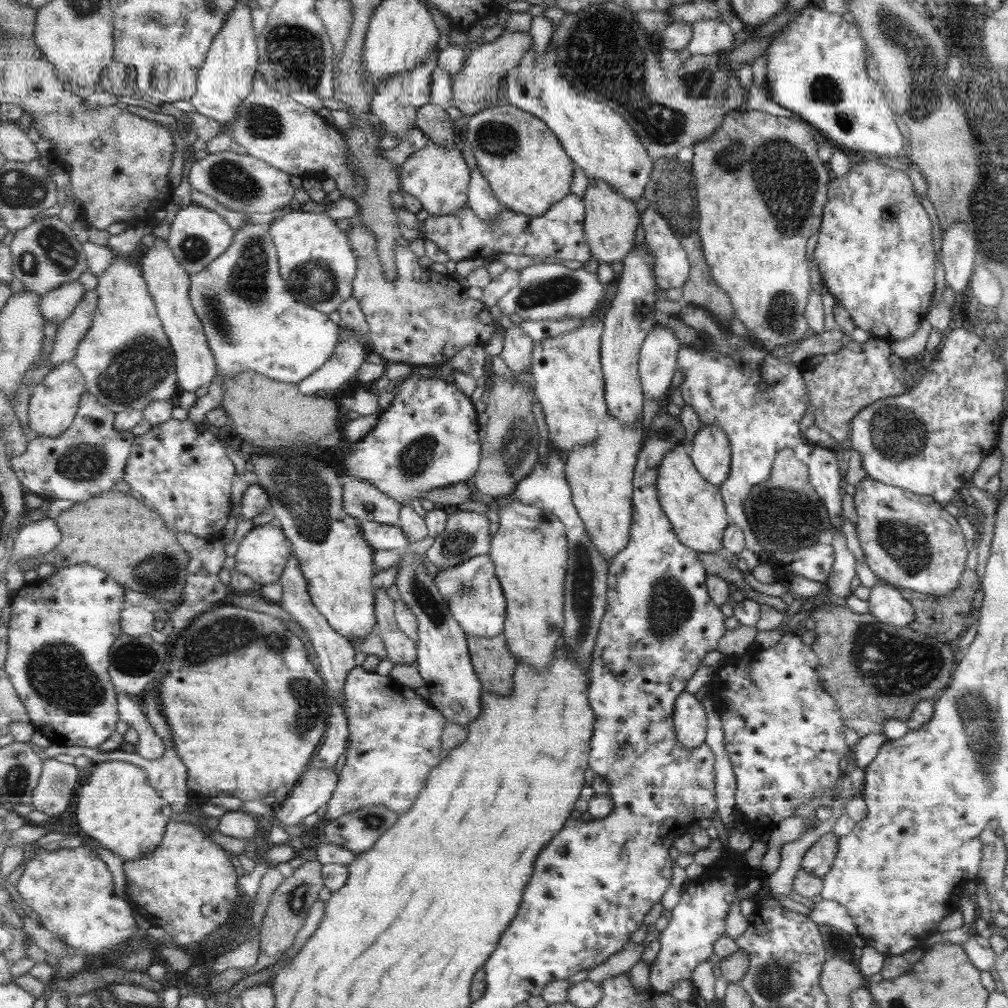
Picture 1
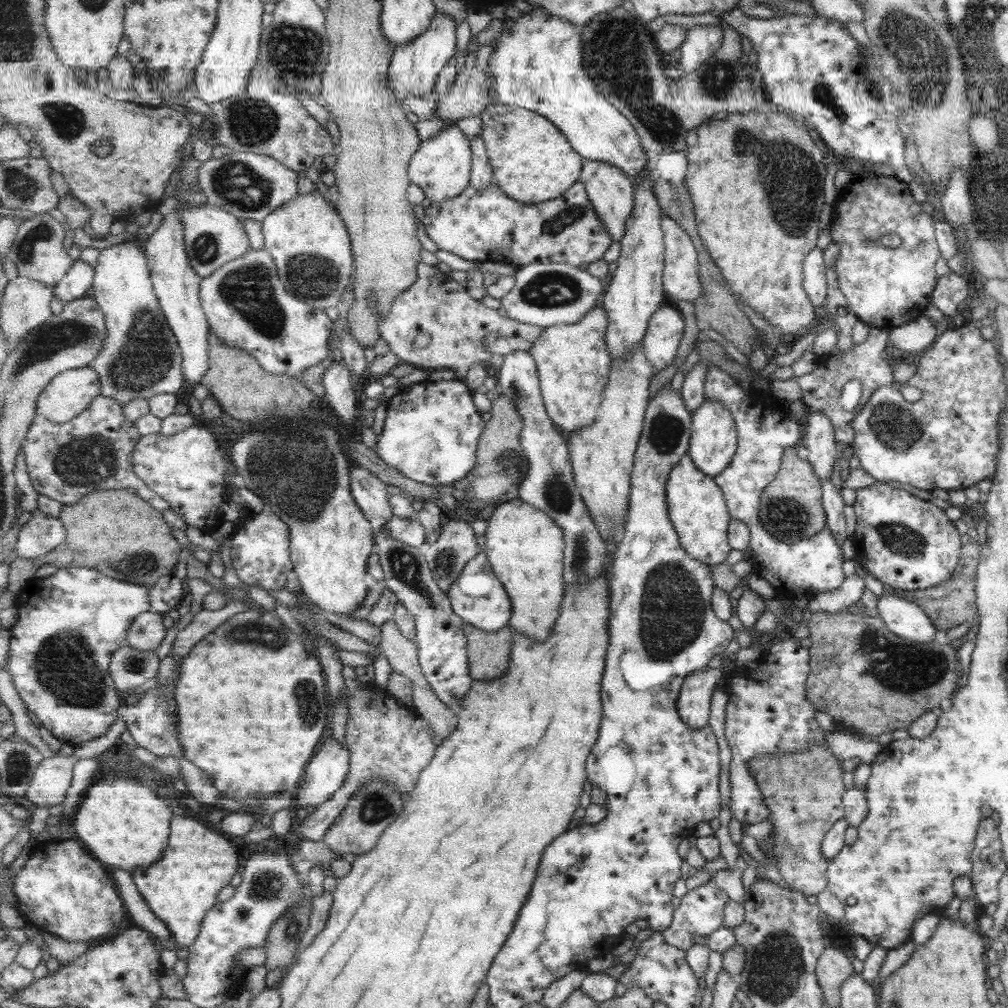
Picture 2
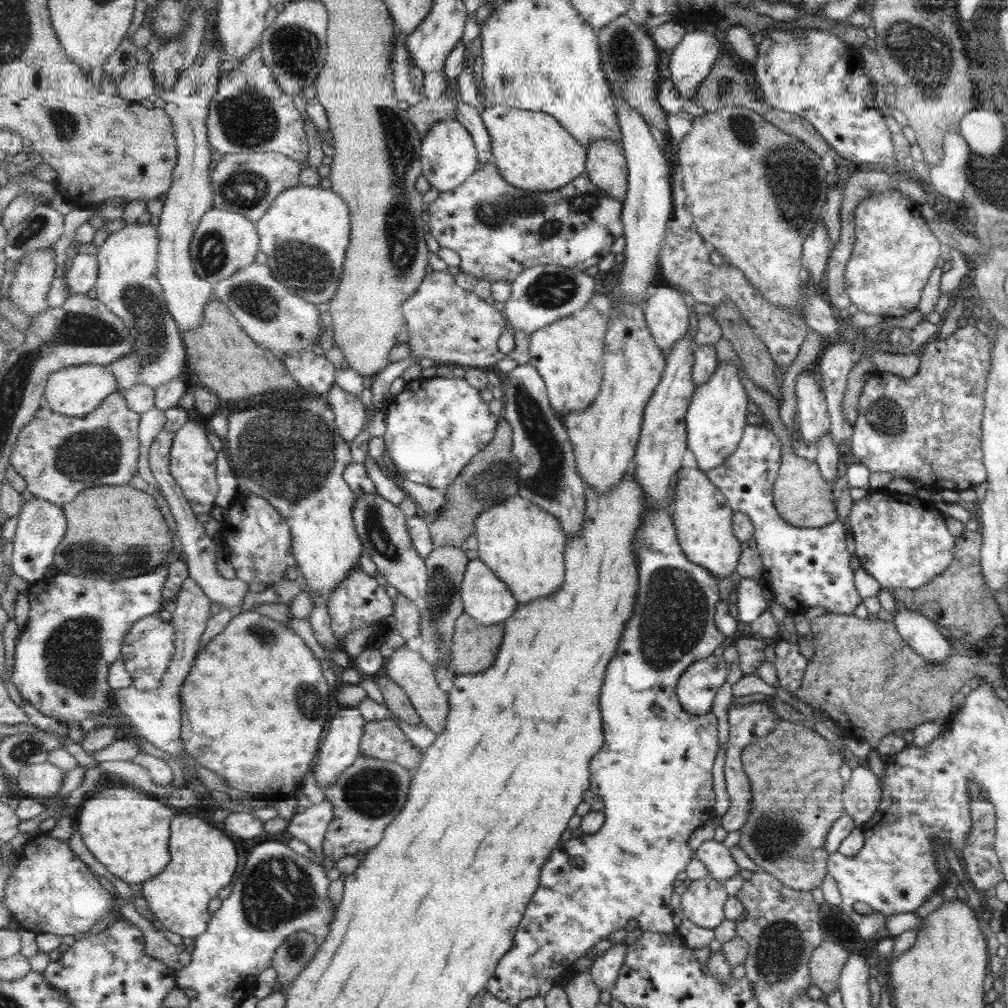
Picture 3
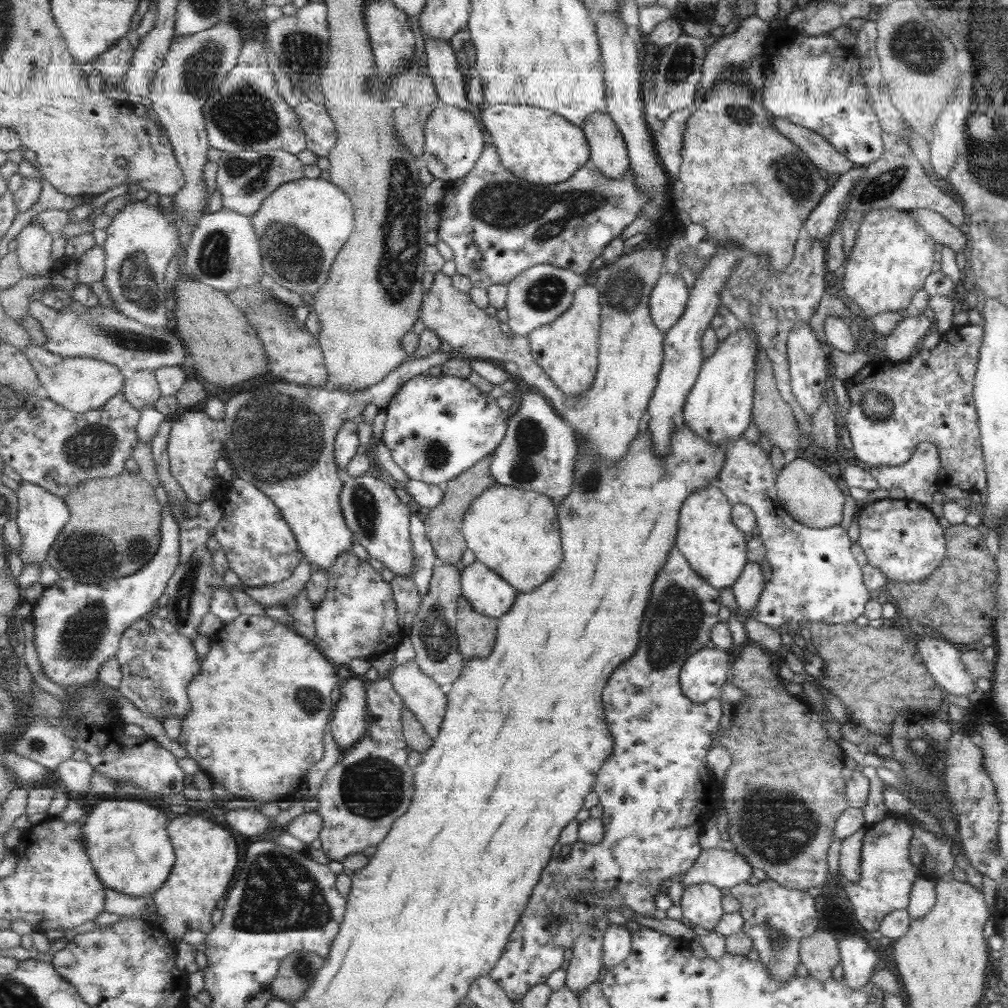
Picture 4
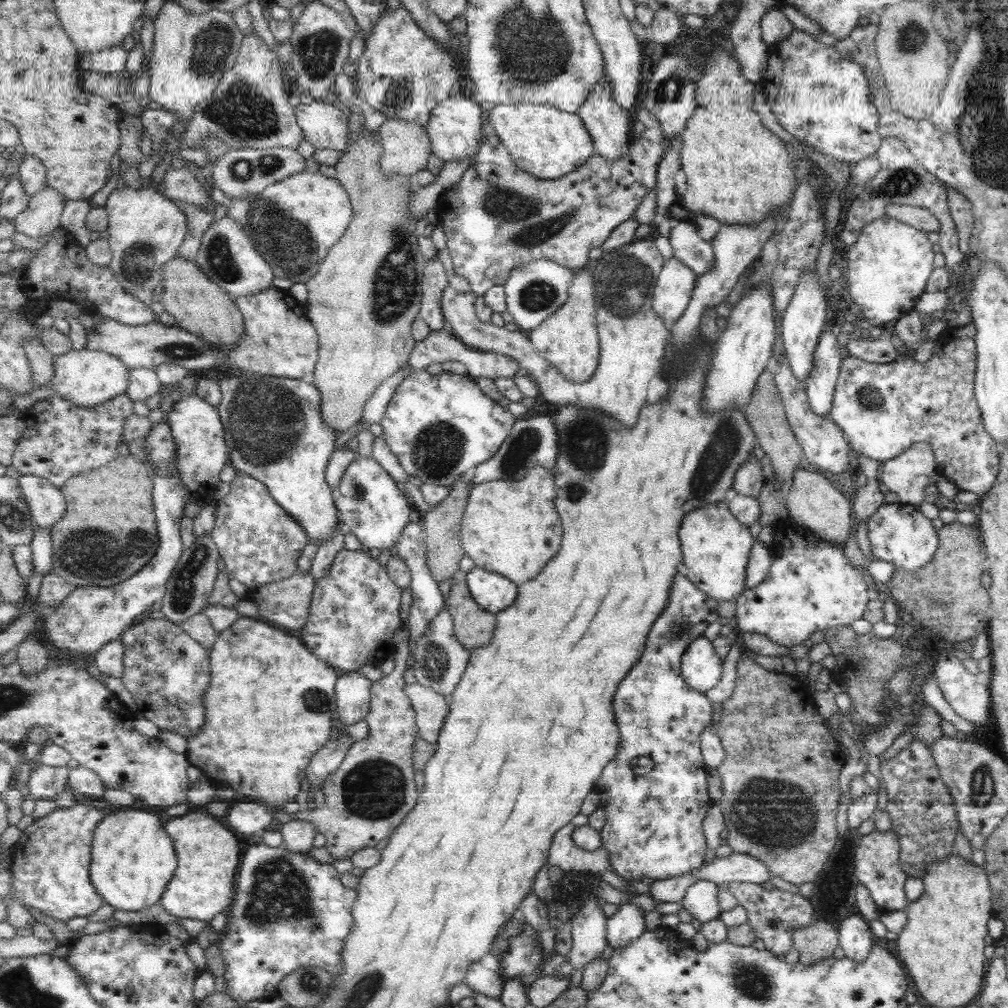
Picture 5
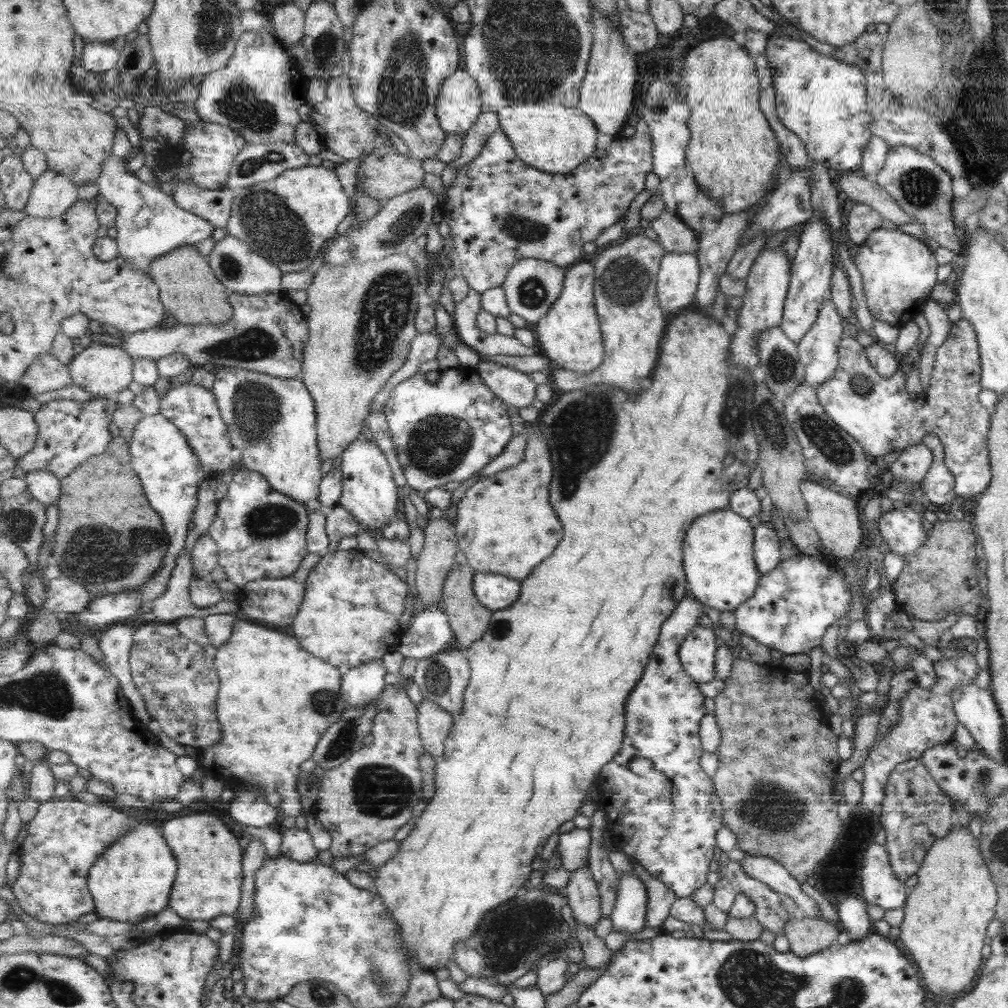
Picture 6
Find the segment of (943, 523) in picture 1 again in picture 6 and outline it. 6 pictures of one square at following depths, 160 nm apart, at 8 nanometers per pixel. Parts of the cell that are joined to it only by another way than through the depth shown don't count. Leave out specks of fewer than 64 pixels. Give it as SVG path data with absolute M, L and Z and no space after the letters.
M911 504L881 513L876 522L889 551L901 558L915 553L923 545L926 532L921 526L921 513Z

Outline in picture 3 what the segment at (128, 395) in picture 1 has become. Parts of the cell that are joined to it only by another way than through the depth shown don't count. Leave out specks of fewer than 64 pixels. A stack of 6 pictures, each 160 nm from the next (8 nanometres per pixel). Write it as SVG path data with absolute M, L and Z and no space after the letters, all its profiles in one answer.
M127 224L119 231L110 233L110 237L103 246L98 247L97 260L99 263L98 282L96 286L97 296L104 302L119 318L123 318L126 326L135 335L136 348L132 353L127 353L115 362L109 363L107 369L116 375L120 383L120 392L125 393L137 384L148 384L153 388L165 386L172 380L179 378L189 365L188 351L181 334L180 327L173 318L171 311L167 308L164 288L159 278L159 256L160 256L160 233L158 227L147 225Z

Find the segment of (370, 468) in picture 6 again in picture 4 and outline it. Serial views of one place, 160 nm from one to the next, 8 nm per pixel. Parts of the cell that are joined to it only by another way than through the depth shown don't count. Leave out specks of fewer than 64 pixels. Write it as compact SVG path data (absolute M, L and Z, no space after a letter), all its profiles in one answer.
M370 470L363 476L349 479L344 482L344 490L340 497L341 510L344 511L344 518L348 526L355 534L355 541L363 545L369 552L370 557L380 561L385 567L396 576L410 576L414 574L415 555L412 546L412 531L410 530L410 519L413 516L415 507L403 504L399 496L395 494L394 488L389 484L373 477Z

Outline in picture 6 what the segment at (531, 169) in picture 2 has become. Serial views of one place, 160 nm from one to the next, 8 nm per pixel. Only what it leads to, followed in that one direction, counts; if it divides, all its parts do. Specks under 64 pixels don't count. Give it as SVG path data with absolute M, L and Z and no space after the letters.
M525 103L504 106L497 113L500 128L512 140L520 159L539 170L551 174L568 173L583 165L598 150L599 130L593 119L580 108L553 103Z

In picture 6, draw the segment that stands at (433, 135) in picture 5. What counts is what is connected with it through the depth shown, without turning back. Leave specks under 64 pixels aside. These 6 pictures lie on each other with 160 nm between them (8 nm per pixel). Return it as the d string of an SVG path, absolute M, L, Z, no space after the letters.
M459 66L440 90L436 113L441 126L451 135L467 134L482 112L477 80Z

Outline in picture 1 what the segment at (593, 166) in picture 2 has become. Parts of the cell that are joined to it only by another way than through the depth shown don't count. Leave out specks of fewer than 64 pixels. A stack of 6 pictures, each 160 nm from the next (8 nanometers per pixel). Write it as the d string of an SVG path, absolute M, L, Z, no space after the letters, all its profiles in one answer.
M589 178L583 197L587 208L585 232L588 235L588 243L592 247L592 258L596 261L606 261L610 265L611 261L623 262L635 248L635 240L637 240L637 228L641 222L637 204L600 178Z

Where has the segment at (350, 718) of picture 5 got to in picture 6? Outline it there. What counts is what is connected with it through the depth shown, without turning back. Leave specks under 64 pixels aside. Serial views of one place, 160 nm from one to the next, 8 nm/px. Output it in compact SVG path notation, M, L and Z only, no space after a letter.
M381 658L349 669L342 675L342 696L349 706L363 706L376 700L387 686L387 668Z

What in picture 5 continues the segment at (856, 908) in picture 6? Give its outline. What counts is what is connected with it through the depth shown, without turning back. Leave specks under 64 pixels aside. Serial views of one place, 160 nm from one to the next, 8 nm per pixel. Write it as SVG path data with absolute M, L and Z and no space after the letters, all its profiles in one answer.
M848 914L835 926L838 944L844 956L857 963L865 961L871 948L871 938L874 936L867 922L859 914Z

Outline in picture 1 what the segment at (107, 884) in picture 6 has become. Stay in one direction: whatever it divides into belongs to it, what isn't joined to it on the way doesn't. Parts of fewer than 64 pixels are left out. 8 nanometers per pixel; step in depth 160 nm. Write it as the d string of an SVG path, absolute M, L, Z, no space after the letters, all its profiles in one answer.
M102 762L90 770L87 783L78 790L76 820L80 833L94 838L124 861L150 855L164 840L175 811L149 782L143 768L131 762Z

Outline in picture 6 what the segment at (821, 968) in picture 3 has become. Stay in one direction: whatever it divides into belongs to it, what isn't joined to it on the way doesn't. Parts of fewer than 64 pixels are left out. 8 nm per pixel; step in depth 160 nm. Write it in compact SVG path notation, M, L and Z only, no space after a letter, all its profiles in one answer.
M795 914L788 917L782 932L788 940L788 950L805 958L809 954L825 950L830 944L836 942L839 929L823 918Z

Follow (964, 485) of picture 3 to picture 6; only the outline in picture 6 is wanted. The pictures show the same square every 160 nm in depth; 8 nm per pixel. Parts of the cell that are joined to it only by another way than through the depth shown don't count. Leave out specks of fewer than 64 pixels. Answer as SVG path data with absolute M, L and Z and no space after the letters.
M961 318L952 323L949 334L935 350L928 385L913 400L905 391L906 374L900 369L897 369L889 378L883 378L877 374L877 371L869 364L864 346L850 338L848 333L840 339L836 355L837 364L834 372L828 380L815 388L816 399L825 414L855 442L858 442L865 454L884 456L897 448L910 447L912 444L921 442L921 438L929 433L935 434L943 446L943 464L953 475L954 494L969 502L973 496L977 497L985 491L991 476L986 447L991 411L977 401L977 394L982 389L979 386L979 355L976 336L969 321Z

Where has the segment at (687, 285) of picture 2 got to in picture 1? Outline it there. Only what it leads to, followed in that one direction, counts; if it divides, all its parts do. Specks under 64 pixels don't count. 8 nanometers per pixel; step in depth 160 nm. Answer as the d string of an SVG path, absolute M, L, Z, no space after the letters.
M648 206L640 215L644 244L654 252L657 283L662 290L683 288L691 272L688 252L661 213Z

